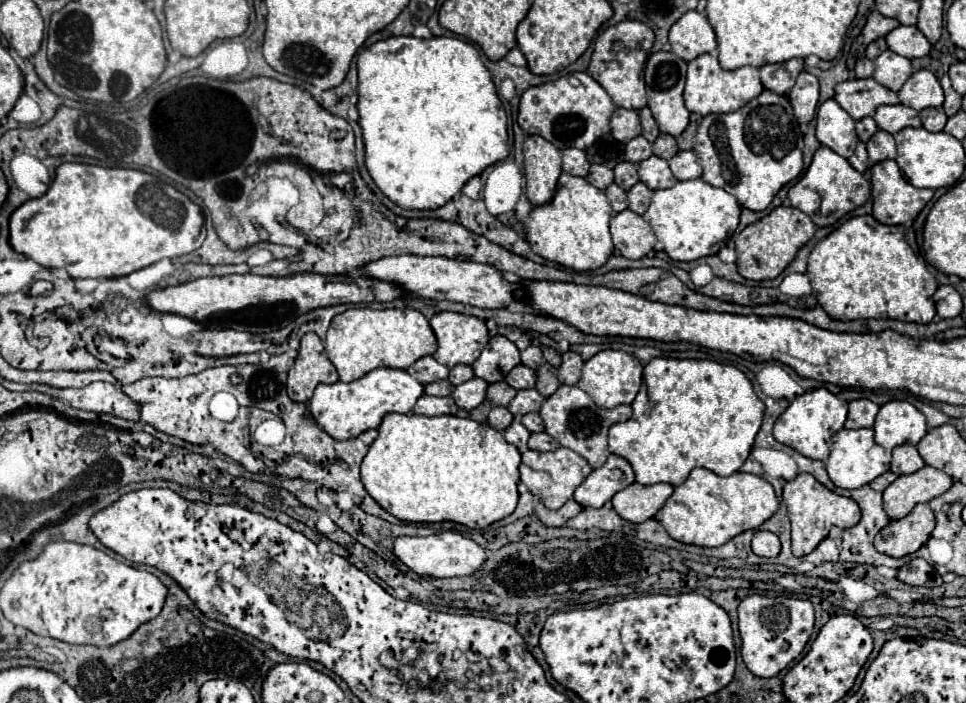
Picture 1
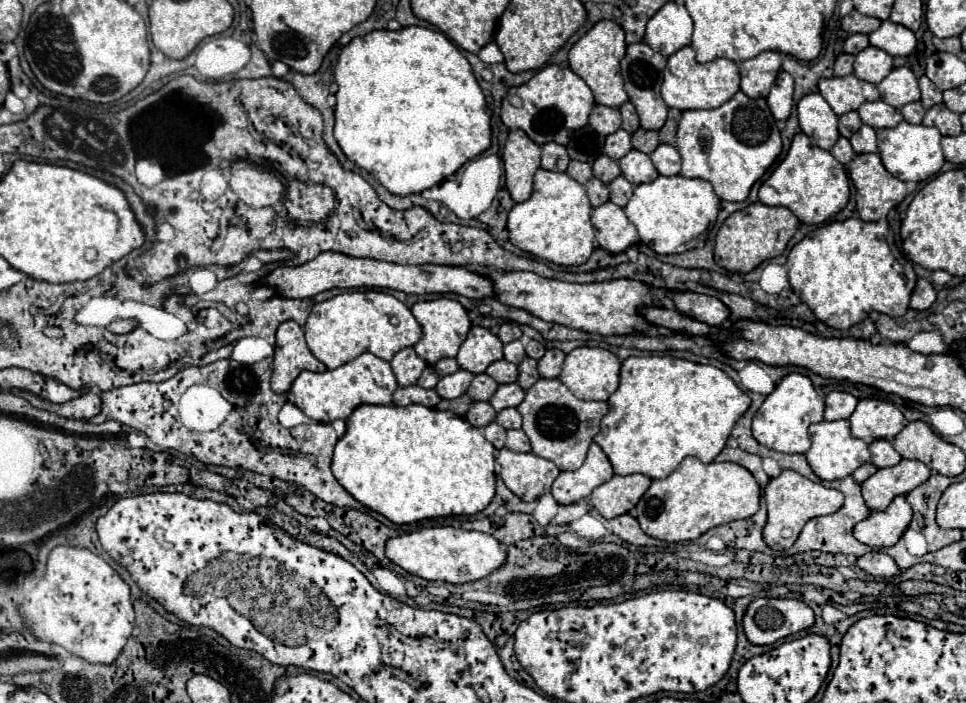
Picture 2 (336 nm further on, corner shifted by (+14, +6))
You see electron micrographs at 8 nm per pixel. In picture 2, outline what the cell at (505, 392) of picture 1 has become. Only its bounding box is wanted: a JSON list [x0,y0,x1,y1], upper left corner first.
[467,374,499,400]

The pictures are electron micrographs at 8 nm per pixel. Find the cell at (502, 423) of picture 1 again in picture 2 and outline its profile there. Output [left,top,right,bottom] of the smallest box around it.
[467,402,495,428]

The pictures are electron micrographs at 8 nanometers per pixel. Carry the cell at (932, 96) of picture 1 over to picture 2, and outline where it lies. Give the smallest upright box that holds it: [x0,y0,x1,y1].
[877,68,921,108]

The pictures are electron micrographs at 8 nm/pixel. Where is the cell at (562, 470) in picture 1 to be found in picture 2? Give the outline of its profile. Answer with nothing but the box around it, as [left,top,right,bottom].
[497,448,561,502]

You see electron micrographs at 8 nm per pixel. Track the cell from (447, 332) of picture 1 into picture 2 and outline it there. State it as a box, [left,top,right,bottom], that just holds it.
[411,298,472,364]

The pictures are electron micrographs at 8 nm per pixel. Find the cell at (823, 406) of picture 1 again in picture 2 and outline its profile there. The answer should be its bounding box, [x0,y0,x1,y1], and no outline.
[753,374,825,454]

